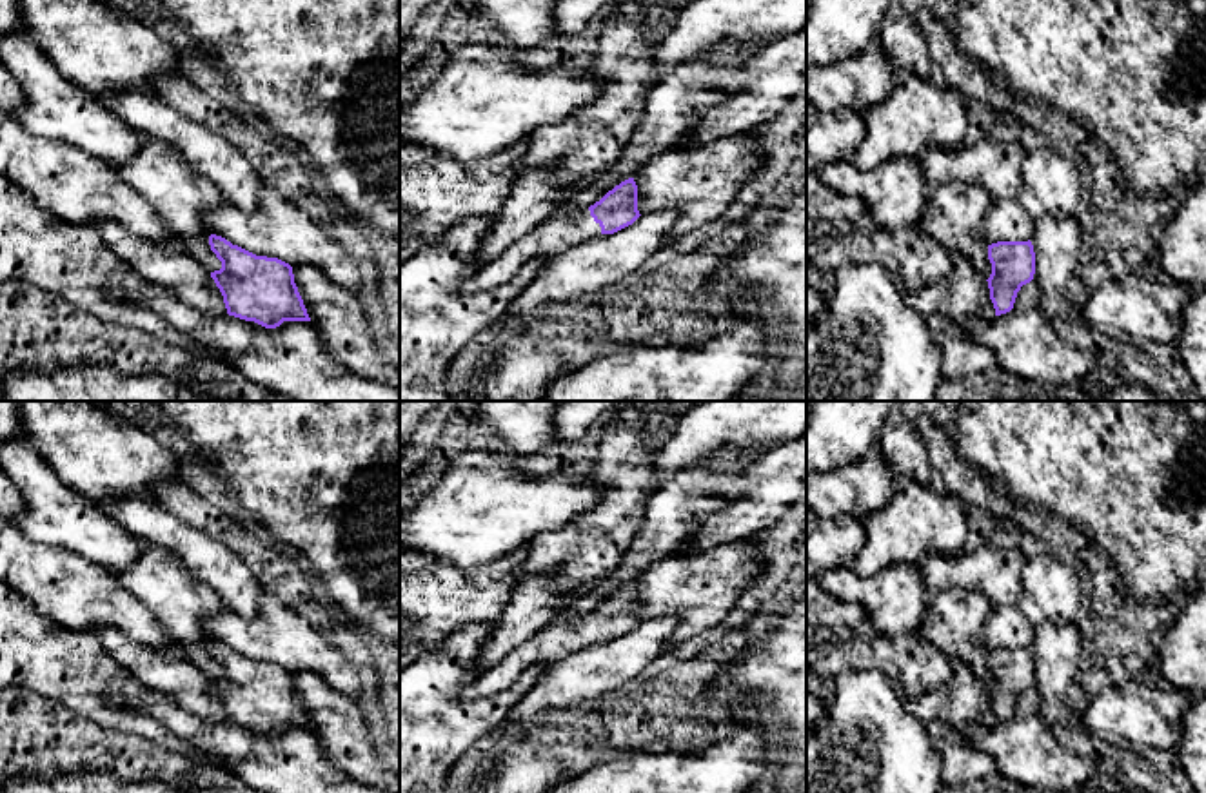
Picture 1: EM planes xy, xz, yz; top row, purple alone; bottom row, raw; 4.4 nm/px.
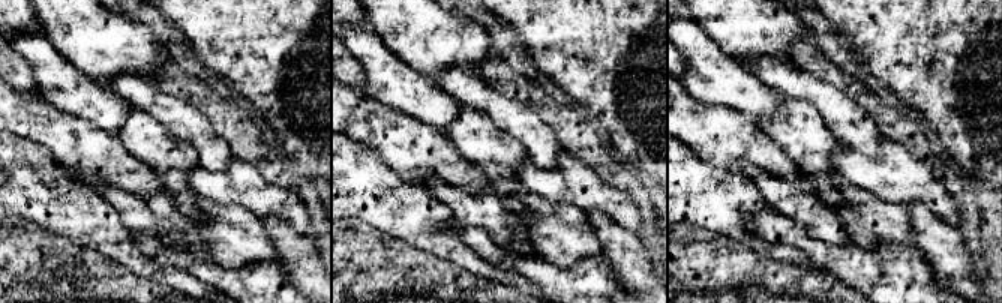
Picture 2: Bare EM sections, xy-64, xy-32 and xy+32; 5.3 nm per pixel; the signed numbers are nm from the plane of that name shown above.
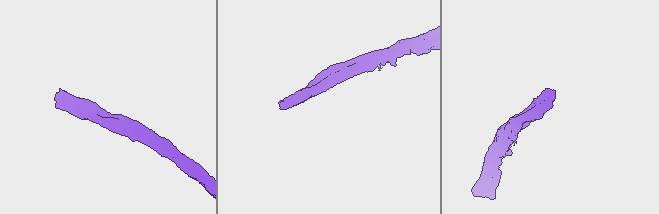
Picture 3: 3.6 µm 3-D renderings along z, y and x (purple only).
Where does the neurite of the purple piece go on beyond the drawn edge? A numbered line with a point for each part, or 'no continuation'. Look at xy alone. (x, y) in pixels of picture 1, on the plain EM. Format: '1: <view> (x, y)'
no continuation

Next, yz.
no continuation

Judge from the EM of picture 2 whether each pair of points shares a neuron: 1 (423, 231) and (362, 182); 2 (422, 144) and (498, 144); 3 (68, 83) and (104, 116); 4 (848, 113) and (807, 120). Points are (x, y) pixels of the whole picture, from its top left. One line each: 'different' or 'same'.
1: same
2: different
3: same
4: different

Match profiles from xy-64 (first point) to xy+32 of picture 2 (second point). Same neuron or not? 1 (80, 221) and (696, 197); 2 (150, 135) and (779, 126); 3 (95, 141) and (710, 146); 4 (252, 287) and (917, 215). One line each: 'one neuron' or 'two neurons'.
1: one neuron
2: one neuron
3: one neuron
4: two neurons

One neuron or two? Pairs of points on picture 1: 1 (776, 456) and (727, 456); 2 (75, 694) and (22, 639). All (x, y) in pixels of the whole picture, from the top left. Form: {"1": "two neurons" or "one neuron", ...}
{"1": "two neurons", "2": "one neuron"}

